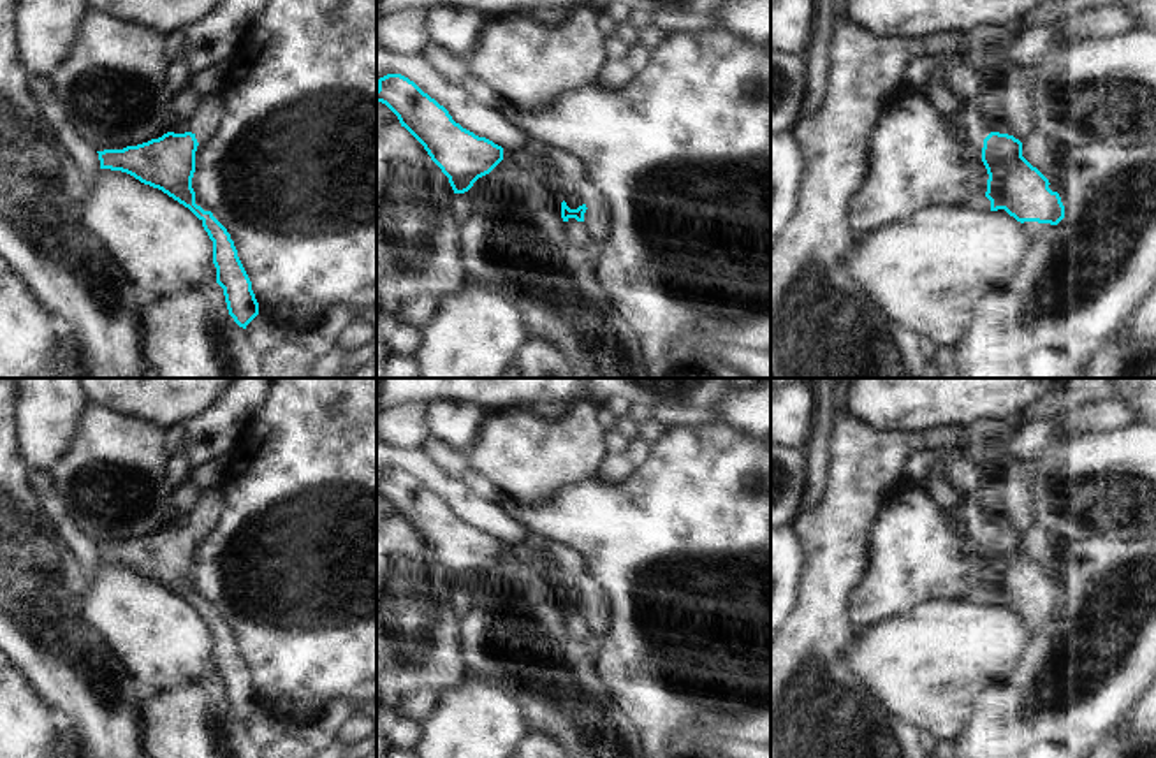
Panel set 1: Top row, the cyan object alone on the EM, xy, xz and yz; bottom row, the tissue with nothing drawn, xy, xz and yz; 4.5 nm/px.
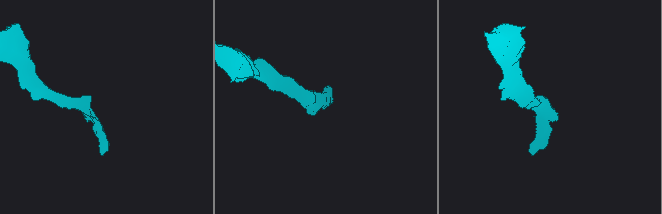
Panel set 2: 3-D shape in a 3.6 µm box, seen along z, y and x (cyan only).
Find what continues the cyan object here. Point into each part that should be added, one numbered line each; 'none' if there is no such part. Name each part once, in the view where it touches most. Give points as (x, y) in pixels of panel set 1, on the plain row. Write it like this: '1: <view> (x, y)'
1: yz (1000, 519)

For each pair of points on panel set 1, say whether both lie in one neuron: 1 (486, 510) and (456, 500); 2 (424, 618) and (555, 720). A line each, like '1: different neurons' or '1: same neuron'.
1: same neuron
2: different neurons

